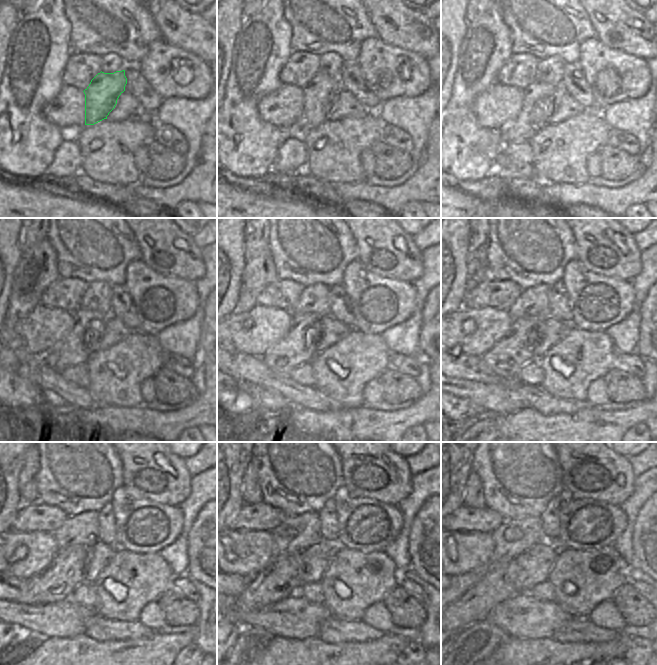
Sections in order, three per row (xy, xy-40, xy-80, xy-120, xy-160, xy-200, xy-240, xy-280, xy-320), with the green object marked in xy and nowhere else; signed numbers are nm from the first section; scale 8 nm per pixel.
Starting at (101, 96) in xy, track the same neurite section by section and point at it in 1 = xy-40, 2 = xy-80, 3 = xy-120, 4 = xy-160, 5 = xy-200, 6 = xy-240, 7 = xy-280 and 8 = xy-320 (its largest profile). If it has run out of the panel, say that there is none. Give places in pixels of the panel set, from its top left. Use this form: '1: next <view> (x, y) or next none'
1: next xy-40 (319, 97)
2: next xy-80 (538, 98)
3: next xy-120 (75, 348)
4: next xy-160 (297, 347)
5: next xy-200 (519, 346)
6: next xy-240 (58, 580)
7: next xy-280 (280, 579)
8: next xy-320 (498, 585)

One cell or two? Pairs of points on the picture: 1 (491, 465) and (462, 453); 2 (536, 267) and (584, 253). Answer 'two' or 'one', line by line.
1: two
2: two

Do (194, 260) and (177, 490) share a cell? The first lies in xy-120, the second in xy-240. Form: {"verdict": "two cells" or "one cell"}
{"verdict": "one cell"}

